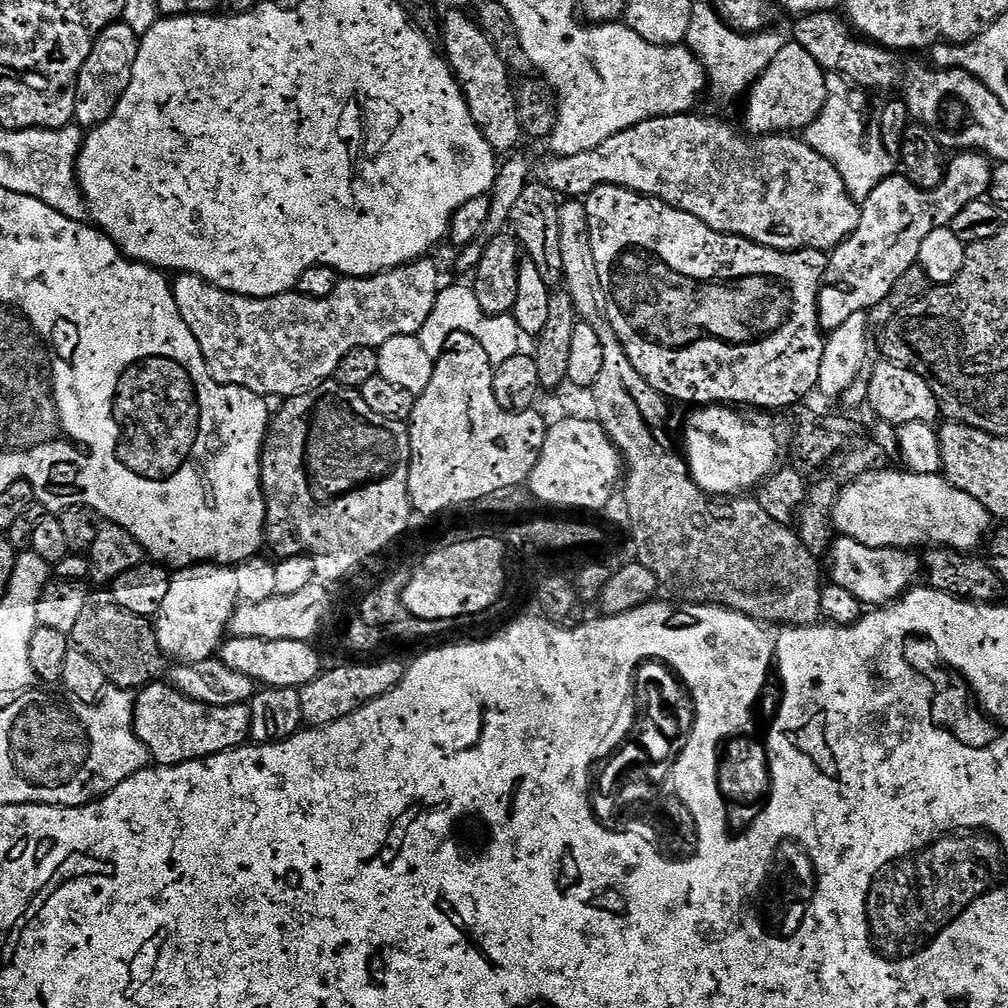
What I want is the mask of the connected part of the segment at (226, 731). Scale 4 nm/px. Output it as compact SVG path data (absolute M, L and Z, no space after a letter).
M153 682L139 689L134 700L136 737L146 745L149 757L157 765L171 766L188 760L203 760L205 756L217 756L219 752L239 748L249 739L252 710L248 704L210 706L184 696L171 683L160 683Z

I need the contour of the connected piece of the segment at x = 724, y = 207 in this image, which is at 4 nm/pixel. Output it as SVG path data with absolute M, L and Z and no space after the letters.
M696 115L659 116L606 138L606 142L602 142L602 146L598 146L594 150L586 150L586 154L553 155L551 157L553 160L542 161L540 168L538 164L539 183L545 184L550 190L554 190L557 197L560 198L587 198L595 188L603 184L628 188L631 192L640 192L643 196L652 196L655 200L665 200L671 208L681 208L683 212L694 214L694 218L706 222L706 226L710 226L716 232L727 232L730 236L741 236L779 252L798 252L802 248L831 250L839 246L850 234L854 234L854 230L860 221L861 205L853 200L846 190L846 182L842 182L842 174L838 174L838 170L834 170L834 166L826 158L822 158L822 154L815 152L809 144L805 144L803 139L792 134L754 136L745 134L743 131L740 131L741 133L735 132L728 124L719 124L716 120L703 120L702 117Z

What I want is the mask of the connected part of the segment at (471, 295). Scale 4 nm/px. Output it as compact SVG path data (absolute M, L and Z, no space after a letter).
M447 285L441 289L438 298L435 300L434 310L431 311L430 318L423 324L418 337L425 352L437 360L447 351L451 334L456 333L466 333L468 336L474 337L476 341L482 342L487 353L490 354L493 365L496 366L519 355L521 351L522 333L517 326L515 317L510 314L507 316L487 315L478 303L475 289L472 289L469 285L468 287L448 287Z

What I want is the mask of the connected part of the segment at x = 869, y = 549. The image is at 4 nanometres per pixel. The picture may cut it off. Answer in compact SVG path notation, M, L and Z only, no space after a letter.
M840 536L839 539L833 543L830 549L830 556L832 555L832 577L831 583L842 586L842 590L850 590L850 594L854 594L854 598L860 600L861 605L864 606L883 606L891 604L893 600L900 599L909 588L917 583L916 580L921 579L922 564L919 559L916 560L911 551L903 548L875 548L874 546L866 546L857 540L851 540L849 536Z

